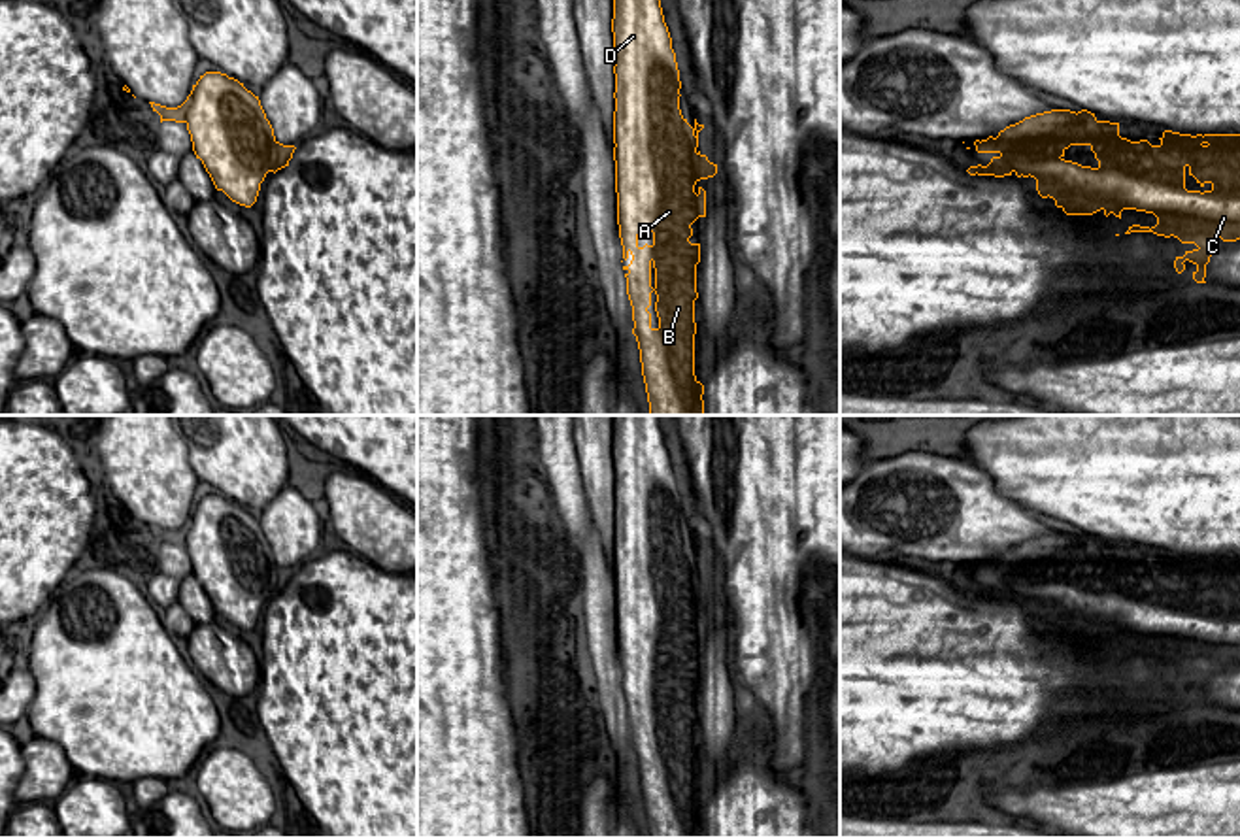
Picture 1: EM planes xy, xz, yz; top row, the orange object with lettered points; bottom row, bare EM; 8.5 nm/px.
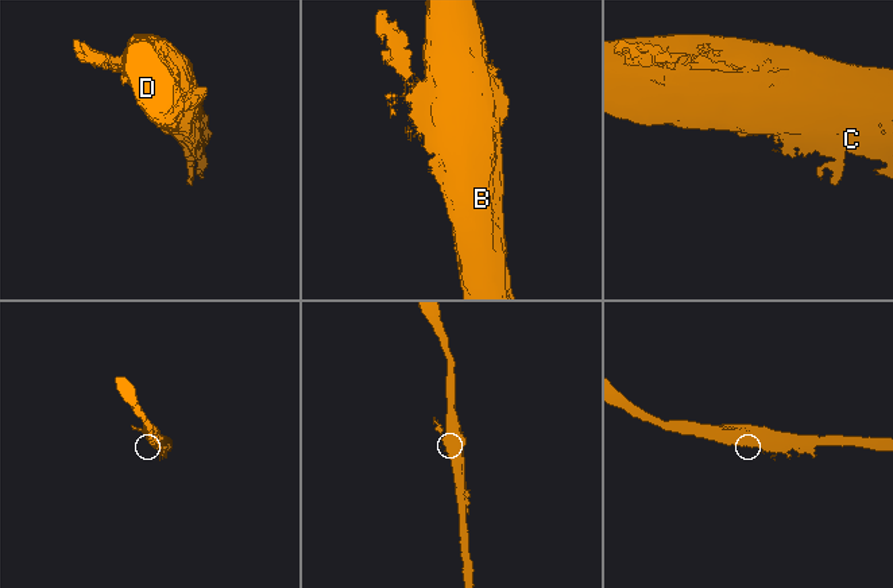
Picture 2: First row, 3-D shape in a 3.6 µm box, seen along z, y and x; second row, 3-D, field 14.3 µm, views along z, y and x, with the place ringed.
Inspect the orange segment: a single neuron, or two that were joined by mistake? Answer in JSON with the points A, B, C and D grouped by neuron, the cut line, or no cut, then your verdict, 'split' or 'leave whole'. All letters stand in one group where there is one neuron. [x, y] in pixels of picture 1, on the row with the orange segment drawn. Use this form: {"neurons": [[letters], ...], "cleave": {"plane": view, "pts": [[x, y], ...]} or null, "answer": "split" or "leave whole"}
{"neurons": [["A", "B", "C", "D"]], "cleave": null, "answer": "leave whole"}

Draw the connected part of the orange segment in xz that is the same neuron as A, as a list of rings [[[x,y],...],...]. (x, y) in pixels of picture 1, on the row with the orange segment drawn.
[[[613,0],[615,111],[613,160],[617,225],[636,336],[651,415],[704,415],[704,385],[695,376],[695,300],[700,243],[691,243],[691,225],[706,217],[706,191],[695,187],[713,177],[717,164],[698,147],[704,125],[691,126],[679,109],[679,70],[661,0]]]

